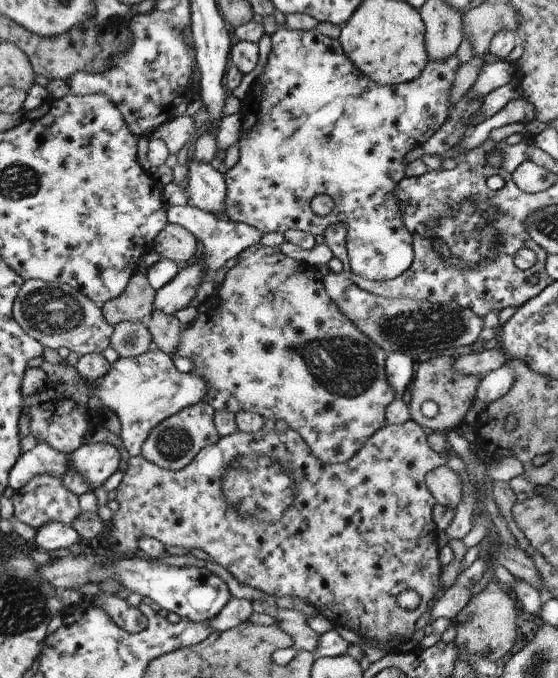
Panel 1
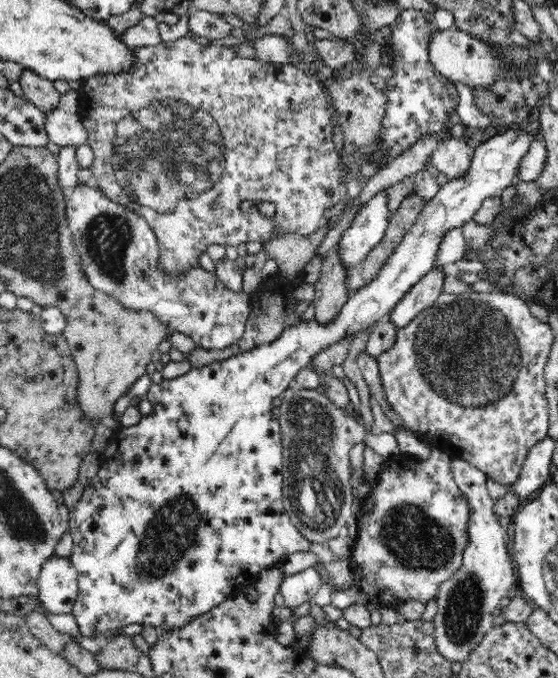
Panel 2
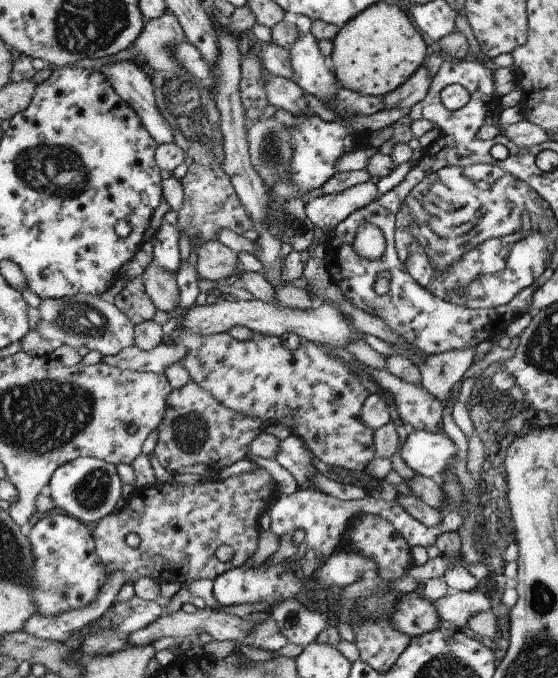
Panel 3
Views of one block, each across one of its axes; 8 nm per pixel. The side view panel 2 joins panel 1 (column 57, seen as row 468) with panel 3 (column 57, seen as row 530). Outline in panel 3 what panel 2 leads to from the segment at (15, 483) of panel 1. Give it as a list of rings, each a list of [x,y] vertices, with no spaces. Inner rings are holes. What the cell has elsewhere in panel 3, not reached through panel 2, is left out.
[[[78,457],[57,470],[47,493],[52,497],[56,511],[95,525],[114,511],[116,502],[122,496],[122,484],[115,464],[94,457]]]

